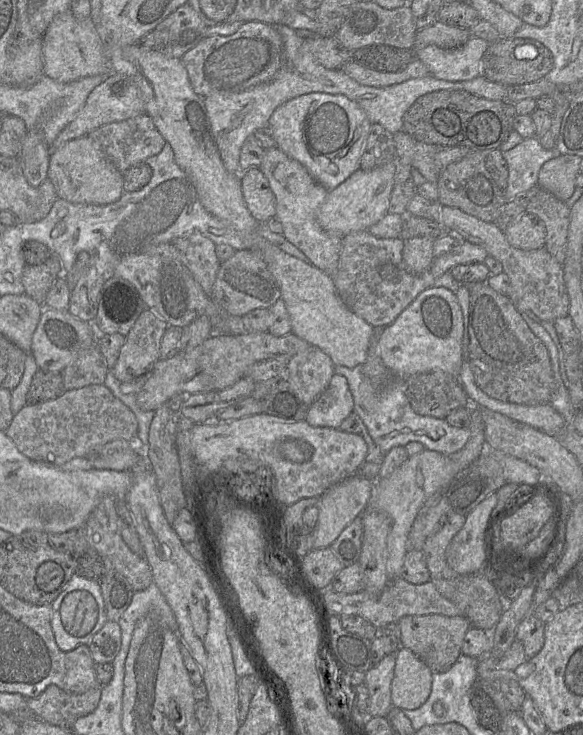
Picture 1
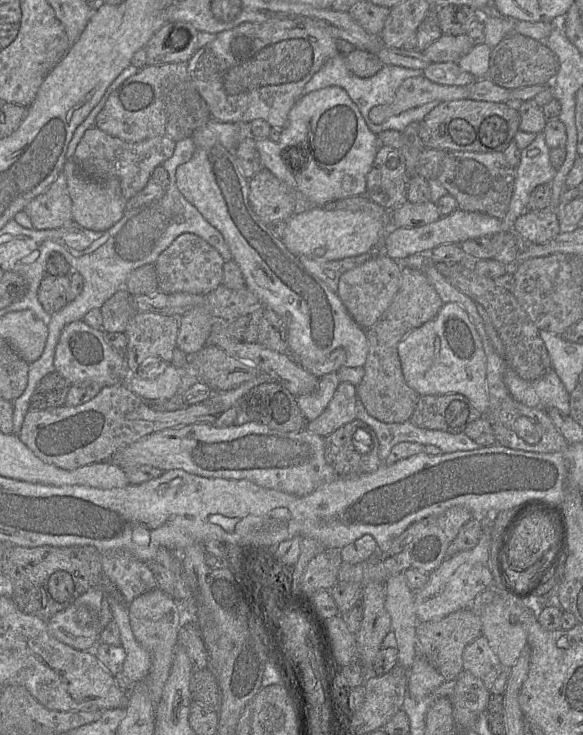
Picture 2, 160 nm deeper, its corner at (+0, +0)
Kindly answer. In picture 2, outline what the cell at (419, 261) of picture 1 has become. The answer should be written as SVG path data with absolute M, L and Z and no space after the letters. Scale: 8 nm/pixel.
M404 267L399 288L386 311L366 330L368 354L364 375L356 394L367 413L384 423L402 423L410 419L420 395L406 383L398 356L399 342L412 330L432 320L444 303L422 270Z

